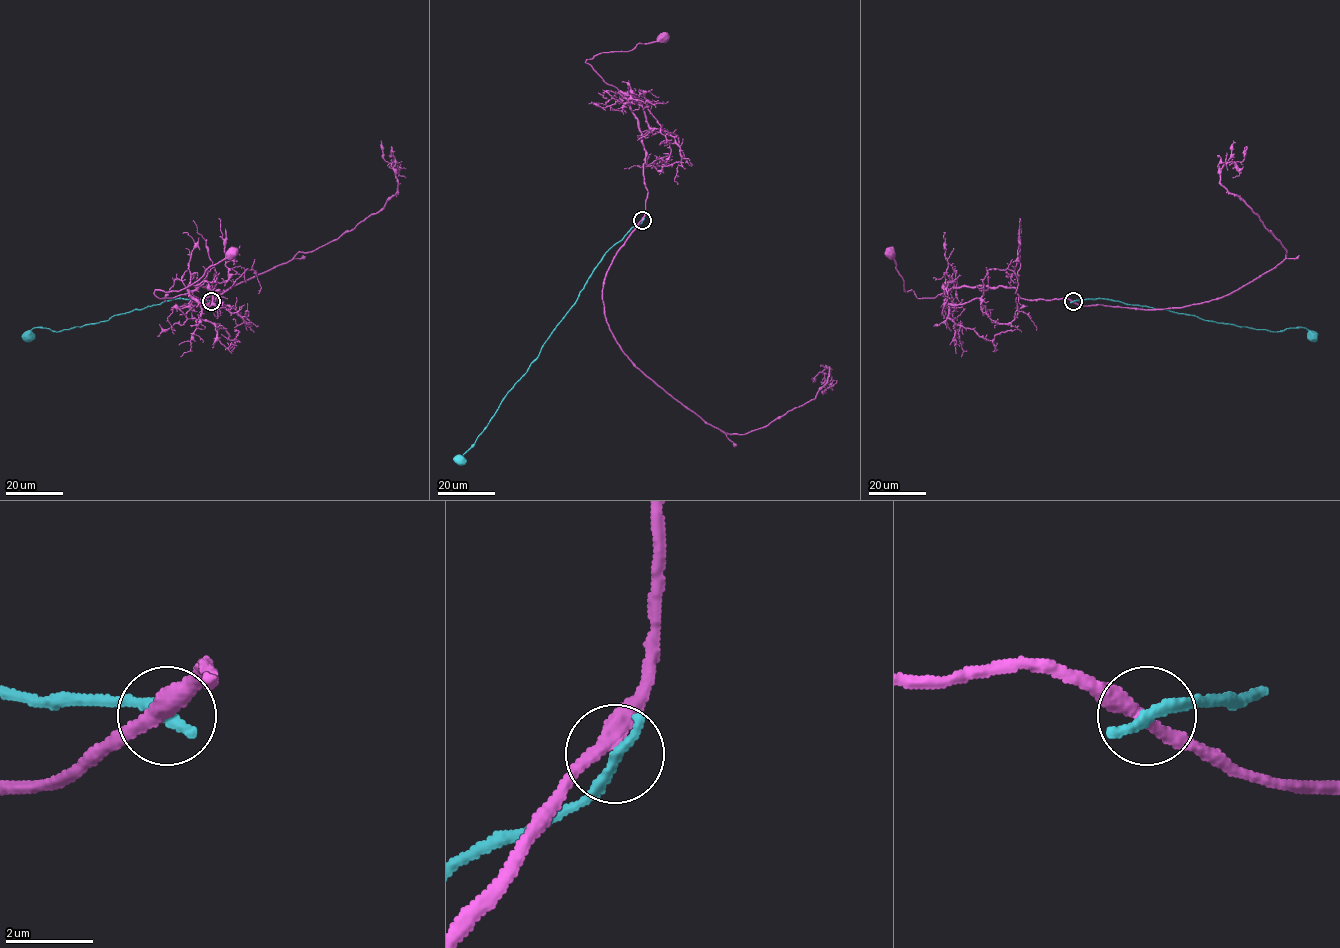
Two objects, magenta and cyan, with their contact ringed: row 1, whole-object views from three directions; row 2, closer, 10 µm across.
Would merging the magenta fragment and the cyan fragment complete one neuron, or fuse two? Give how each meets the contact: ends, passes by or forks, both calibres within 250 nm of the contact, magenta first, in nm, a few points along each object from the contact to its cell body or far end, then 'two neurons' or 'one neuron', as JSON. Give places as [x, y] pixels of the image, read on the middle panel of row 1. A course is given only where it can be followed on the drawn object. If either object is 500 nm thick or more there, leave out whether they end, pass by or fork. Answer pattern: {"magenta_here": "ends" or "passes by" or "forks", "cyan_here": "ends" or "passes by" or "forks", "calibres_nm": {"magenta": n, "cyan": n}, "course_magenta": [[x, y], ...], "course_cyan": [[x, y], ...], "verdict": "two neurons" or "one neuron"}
{"magenta_here": "passes by", "cyan_here": "ends", "calibres_nm": {"magenta": 360, "cyan": 320}, "course_magenta": [[642, 220], [648, 192], [637, 118], [629, 101], [586, 61], [664, 37]], "course_cyan": [[642, 220], [604, 256], [575, 303], [527, 372], [507, 393], [475, 442], [459, 459], [459, 463]], "verdict": "two neurons"}

